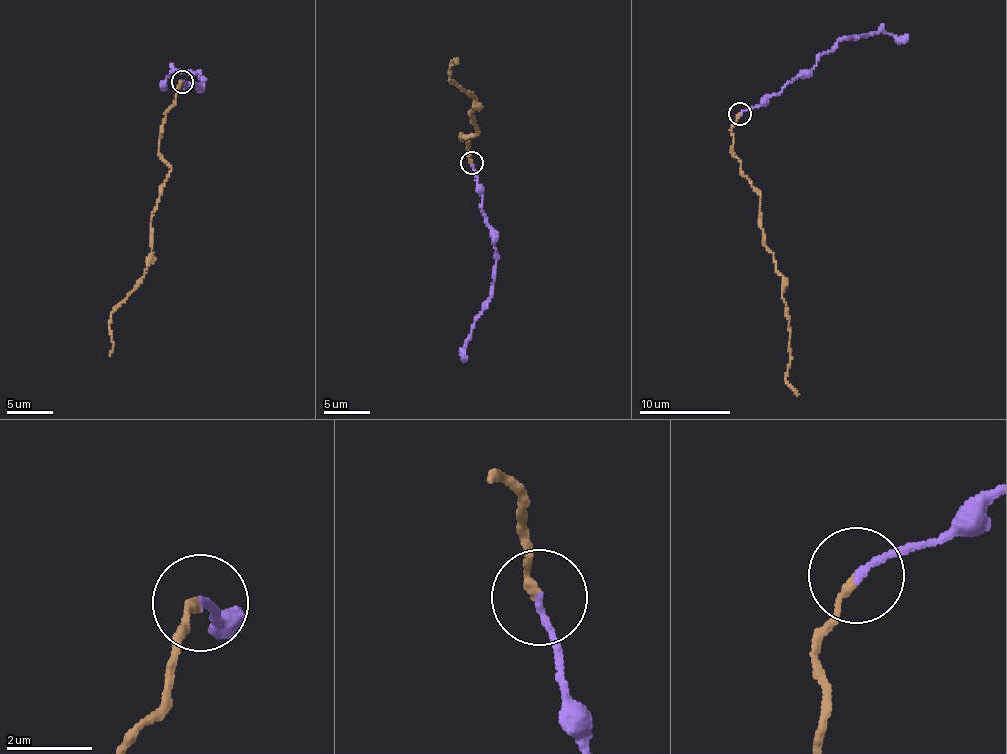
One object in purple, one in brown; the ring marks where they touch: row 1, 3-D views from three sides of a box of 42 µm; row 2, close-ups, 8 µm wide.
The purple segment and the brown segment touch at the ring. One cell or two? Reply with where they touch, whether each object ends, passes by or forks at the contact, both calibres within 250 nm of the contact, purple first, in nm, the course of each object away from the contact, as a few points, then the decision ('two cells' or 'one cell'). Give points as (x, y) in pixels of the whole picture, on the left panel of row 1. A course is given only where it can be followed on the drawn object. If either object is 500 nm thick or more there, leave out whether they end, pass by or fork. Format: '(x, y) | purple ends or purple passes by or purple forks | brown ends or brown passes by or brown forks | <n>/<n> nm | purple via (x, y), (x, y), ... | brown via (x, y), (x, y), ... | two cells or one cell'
(182, 82) | purple ends | brown ends | 150/170 nm | purple via (182, 81), (185, 88), (194, 83), (198, 87), (203, 79), (200, 72), (193, 75), (173, 71), (164, 83) | brown via (182, 81), (163, 122), (158, 152), (171, 169), (151, 224), (151, 260), (142, 283), (111, 314), (110, 356) | one cell

